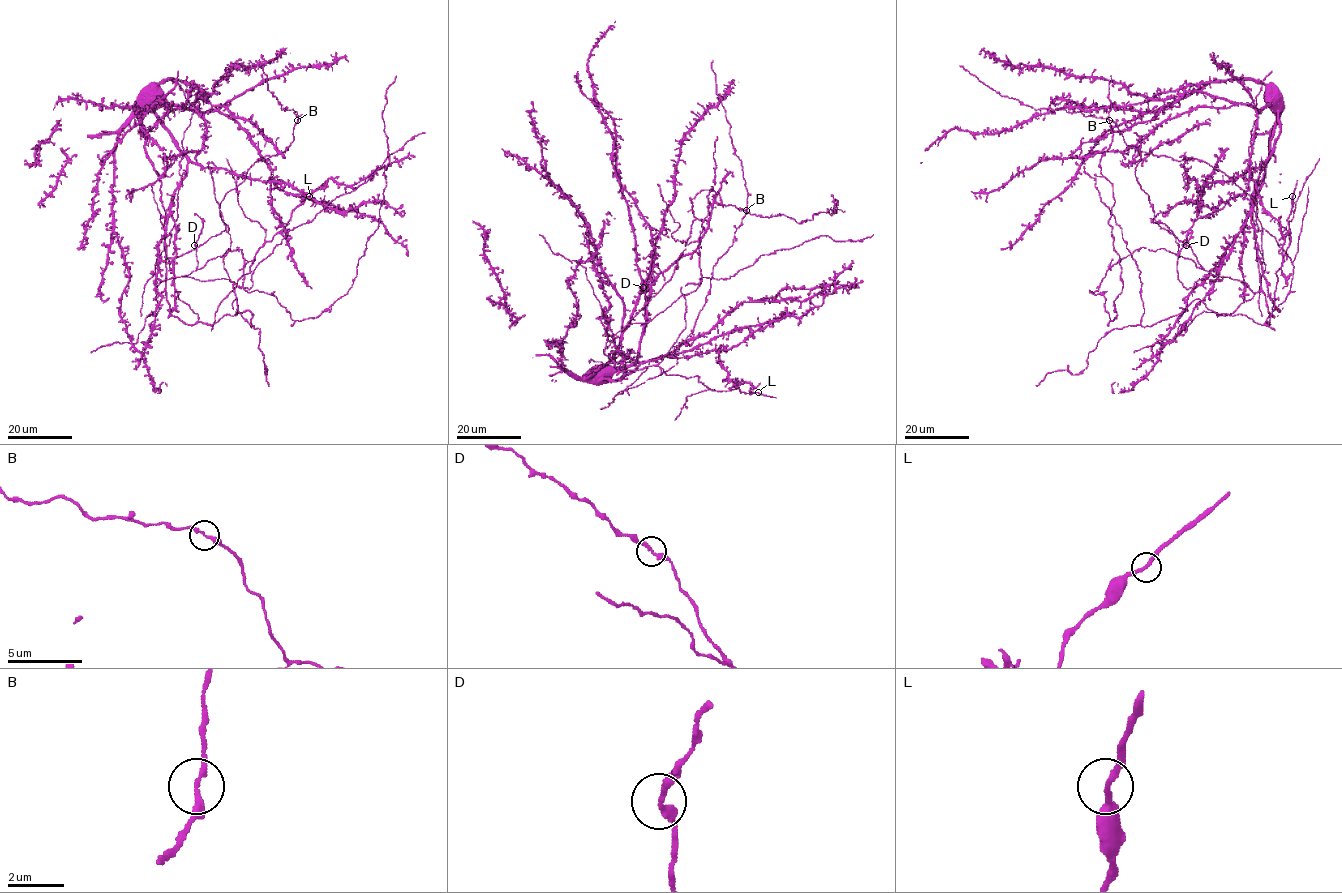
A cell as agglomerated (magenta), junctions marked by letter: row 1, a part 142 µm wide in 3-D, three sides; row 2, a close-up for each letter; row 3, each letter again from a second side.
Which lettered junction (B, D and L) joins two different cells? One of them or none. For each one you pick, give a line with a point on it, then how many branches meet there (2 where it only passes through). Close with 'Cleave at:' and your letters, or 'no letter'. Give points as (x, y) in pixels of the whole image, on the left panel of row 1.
Cleave at: no letter

